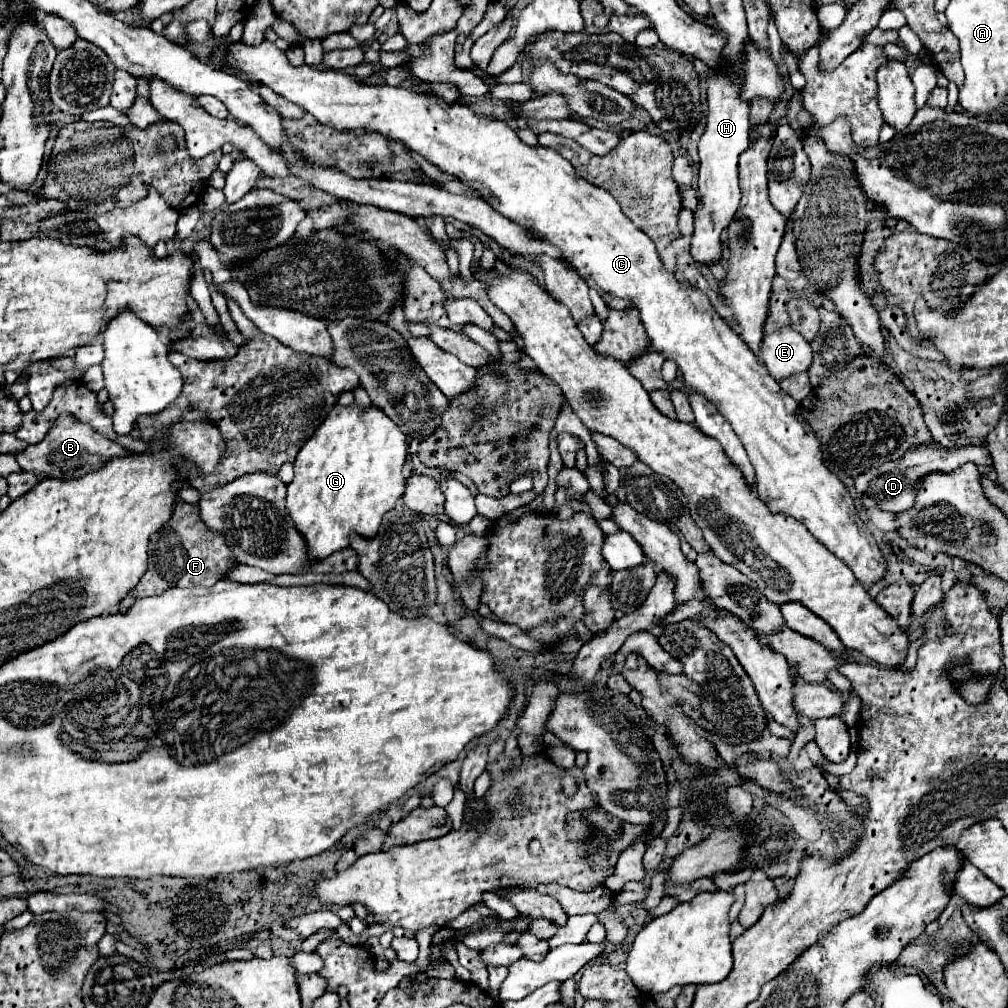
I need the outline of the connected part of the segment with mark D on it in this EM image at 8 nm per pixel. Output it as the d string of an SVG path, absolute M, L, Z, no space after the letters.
M936 441L922 443L922 445L916 445L916 447L908 449L902 459L884 463L884 465L872 469L872 471L866 471L866 473L858 475L856 477L856 491L858 491L864 507L880 507L882 511L902 513L902 511L906 511L914 505L916 493L918 493L918 483L926 475L930 475L930 473L950 473L950 471L954 471L956 467L960 467L968 461L976 463L978 467L990 467L990 455L982 447L956 445L956 447L944 449Z

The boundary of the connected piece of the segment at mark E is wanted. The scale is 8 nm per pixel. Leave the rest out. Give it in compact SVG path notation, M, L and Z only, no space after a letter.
M794 329L766 333L760 351L762 363L776 381L790 377L792 373L808 371L812 363L812 349L808 341L804 341L804 337L800 337Z

